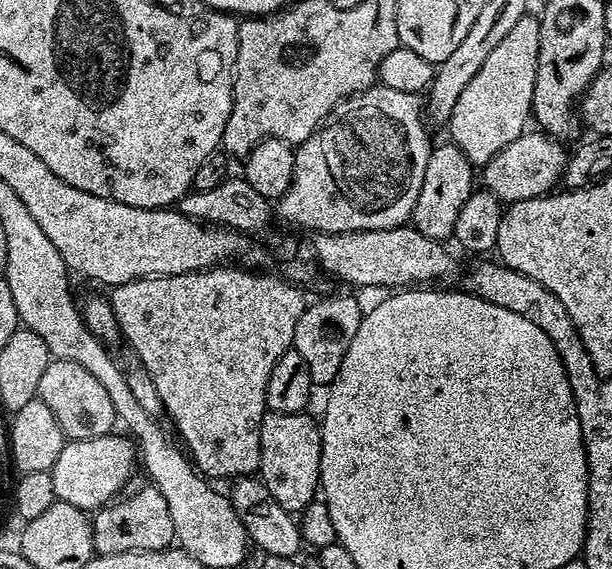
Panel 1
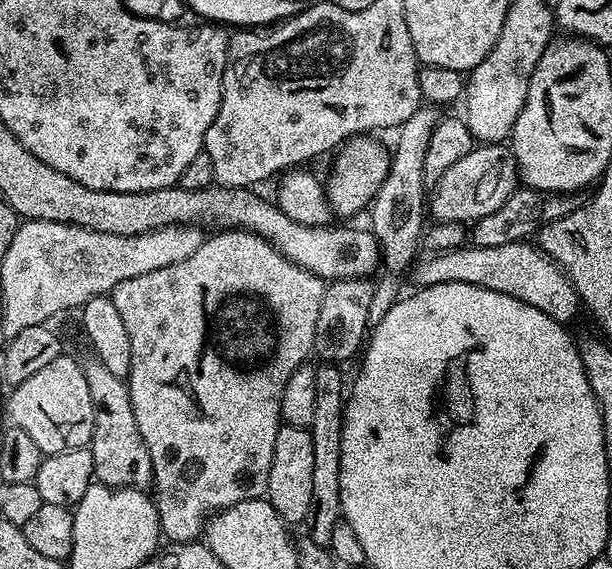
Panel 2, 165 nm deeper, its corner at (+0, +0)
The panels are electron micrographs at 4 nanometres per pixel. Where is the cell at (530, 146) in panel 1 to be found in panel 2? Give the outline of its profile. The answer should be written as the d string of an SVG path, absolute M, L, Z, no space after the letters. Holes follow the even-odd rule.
M481 143L473 147L466 158L458 158L438 182L430 188L430 216L433 221L458 222L467 225L469 222L481 220L486 214L494 214L506 198L518 187L516 160L512 156L511 147L503 143Z

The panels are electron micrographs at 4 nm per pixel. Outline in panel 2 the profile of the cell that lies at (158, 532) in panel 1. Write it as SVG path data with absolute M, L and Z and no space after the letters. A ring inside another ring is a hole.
M97 358L83 361L86 386L90 386L90 402L94 402L94 434L90 451L92 475L95 483L111 488L147 489L152 484L150 450L138 434L138 422L134 418L134 406L130 406L130 390L125 378L109 371Z

